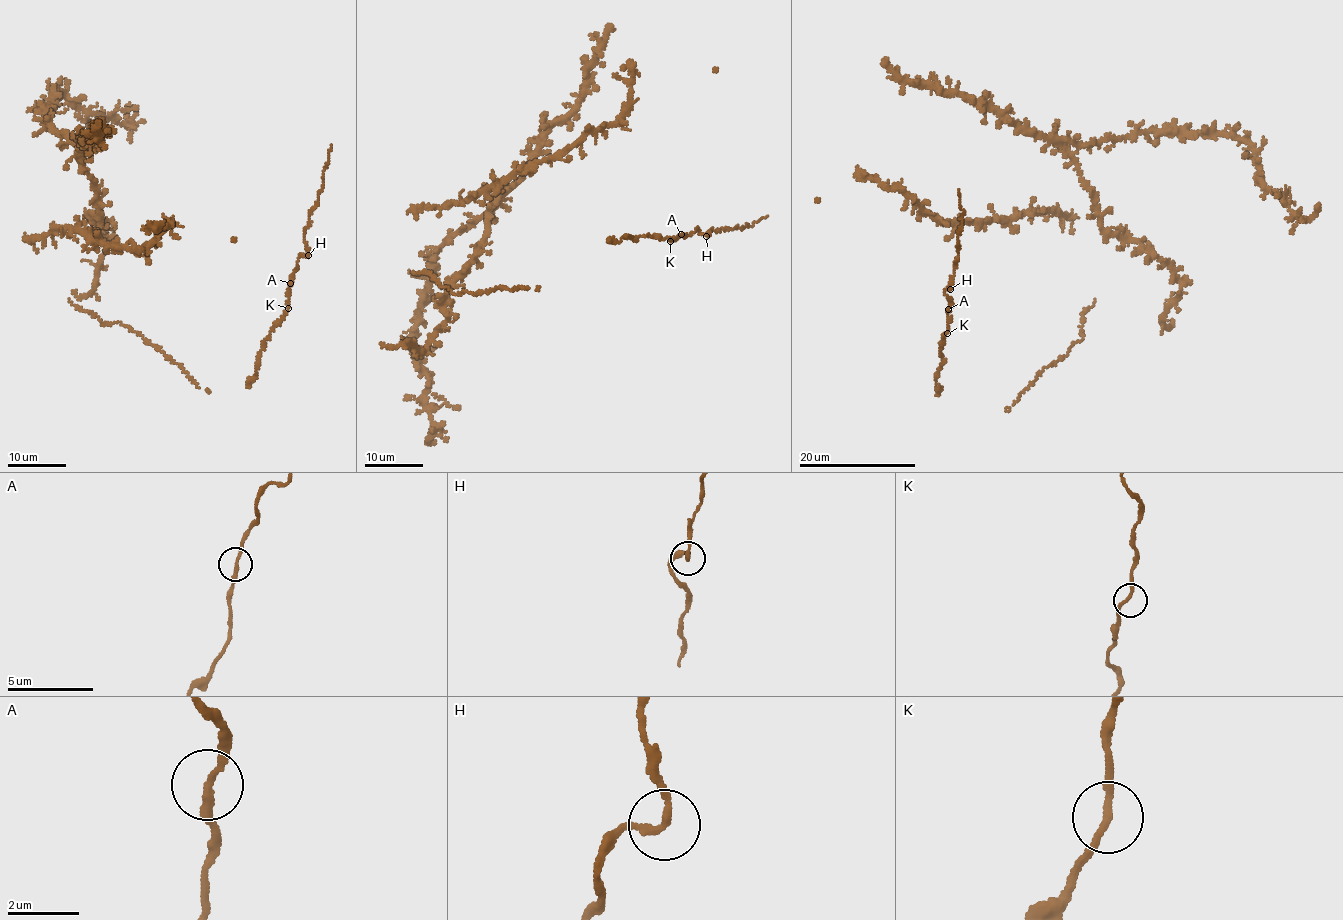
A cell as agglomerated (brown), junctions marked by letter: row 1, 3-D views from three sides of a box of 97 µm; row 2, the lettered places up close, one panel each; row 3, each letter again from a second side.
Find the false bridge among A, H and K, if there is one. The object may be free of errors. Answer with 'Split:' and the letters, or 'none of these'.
Split: none of these

